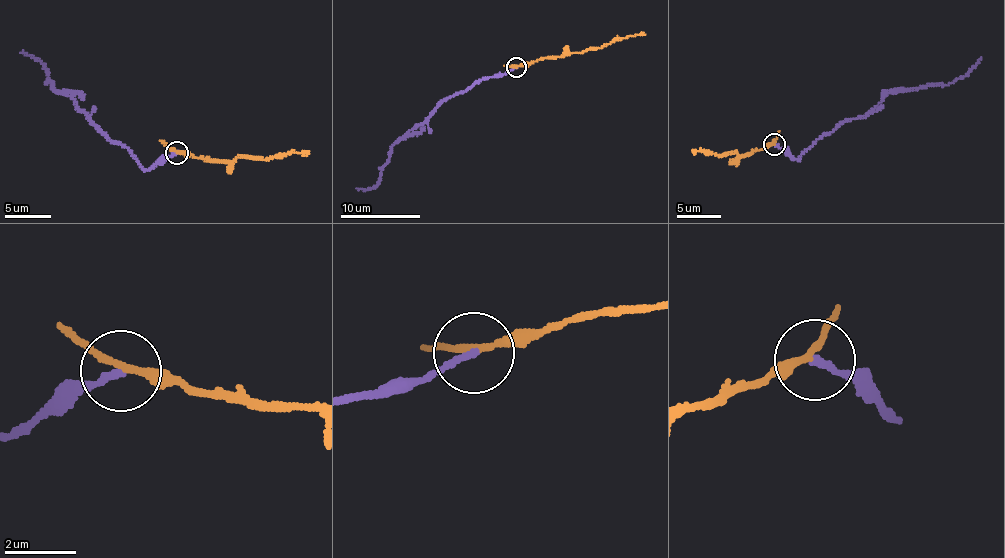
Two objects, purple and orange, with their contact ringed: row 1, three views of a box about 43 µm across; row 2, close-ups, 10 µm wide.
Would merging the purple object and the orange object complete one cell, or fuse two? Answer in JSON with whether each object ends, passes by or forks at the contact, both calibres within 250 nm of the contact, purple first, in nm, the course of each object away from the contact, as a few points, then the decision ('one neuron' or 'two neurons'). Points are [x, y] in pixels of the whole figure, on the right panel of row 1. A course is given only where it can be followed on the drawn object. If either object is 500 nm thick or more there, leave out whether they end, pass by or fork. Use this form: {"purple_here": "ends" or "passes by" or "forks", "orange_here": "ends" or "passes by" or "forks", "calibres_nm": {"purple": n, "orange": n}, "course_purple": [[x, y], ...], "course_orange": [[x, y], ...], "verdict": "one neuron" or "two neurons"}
{"purple_here": "ends", "orange_here": "passes by", "calibres_nm": {"purple": 180, "orange": 180}, "course_purple": [[774, 145], [786, 148], [795, 159], [844, 121], [863, 117], [890, 92], [948, 85], [960, 78], [979, 59]], "course_orange": [[774, 145], [740, 156], [736, 152], [721, 157], [693, 151]], "verdict": "two neurons"}

